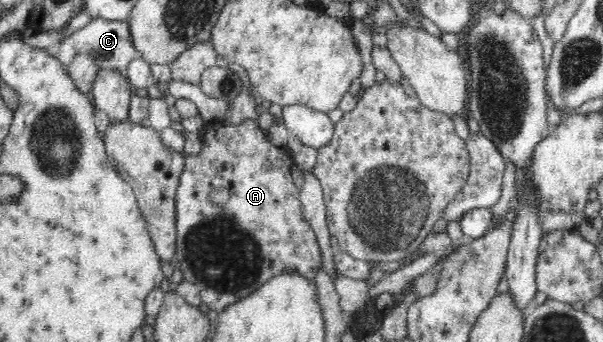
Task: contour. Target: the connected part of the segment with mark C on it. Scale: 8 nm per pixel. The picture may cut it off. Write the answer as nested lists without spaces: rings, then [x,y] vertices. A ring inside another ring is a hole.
[[[94,19],[83,28],[72,32],[72,36],[66,36],[60,48],[61,68],[64,68],[69,80],[76,85],[80,93],[88,93],[93,88],[95,78],[100,70],[115,70],[125,73],[128,64],[138,56],[138,52],[132,46],[132,37],[129,36],[128,21],[108,21]]]

